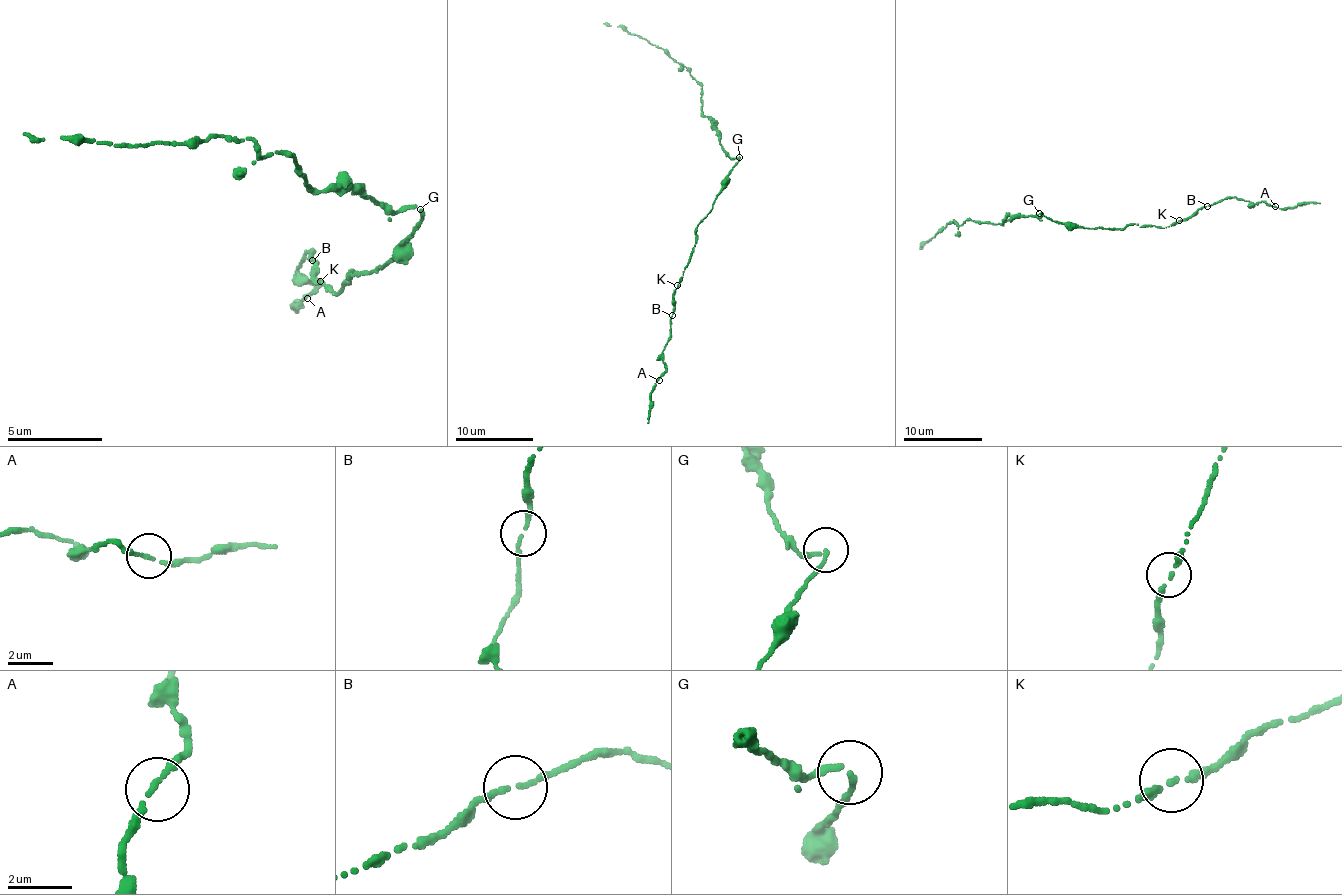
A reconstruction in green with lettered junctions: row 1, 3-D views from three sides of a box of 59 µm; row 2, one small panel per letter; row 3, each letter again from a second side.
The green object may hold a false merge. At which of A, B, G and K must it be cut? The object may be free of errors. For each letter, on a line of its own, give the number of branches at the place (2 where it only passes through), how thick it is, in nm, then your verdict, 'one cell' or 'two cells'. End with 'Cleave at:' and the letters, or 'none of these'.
A: branches 2; calibre 180 nm; one cell
B: branches 2; calibre 170 nm; one cell
G: branches 2; calibre 160 nm; one cell
K: branches 2; calibre 150 nm; one cell
Cleave at: none of these

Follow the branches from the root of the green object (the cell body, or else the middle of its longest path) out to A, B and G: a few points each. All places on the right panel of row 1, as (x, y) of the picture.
A: (1077, 227), (1113, 230), (1135, 223), (1139, 227), (1164, 228), (1232, 197), (1254, 204), (1265, 201), (1275, 206)
B: (1077, 227), (1113, 230), (1135, 223), (1139, 227), (1164, 228), (1191, 217), (1207, 206)
G: (1077, 227), (1058, 224), (1039, 213)

